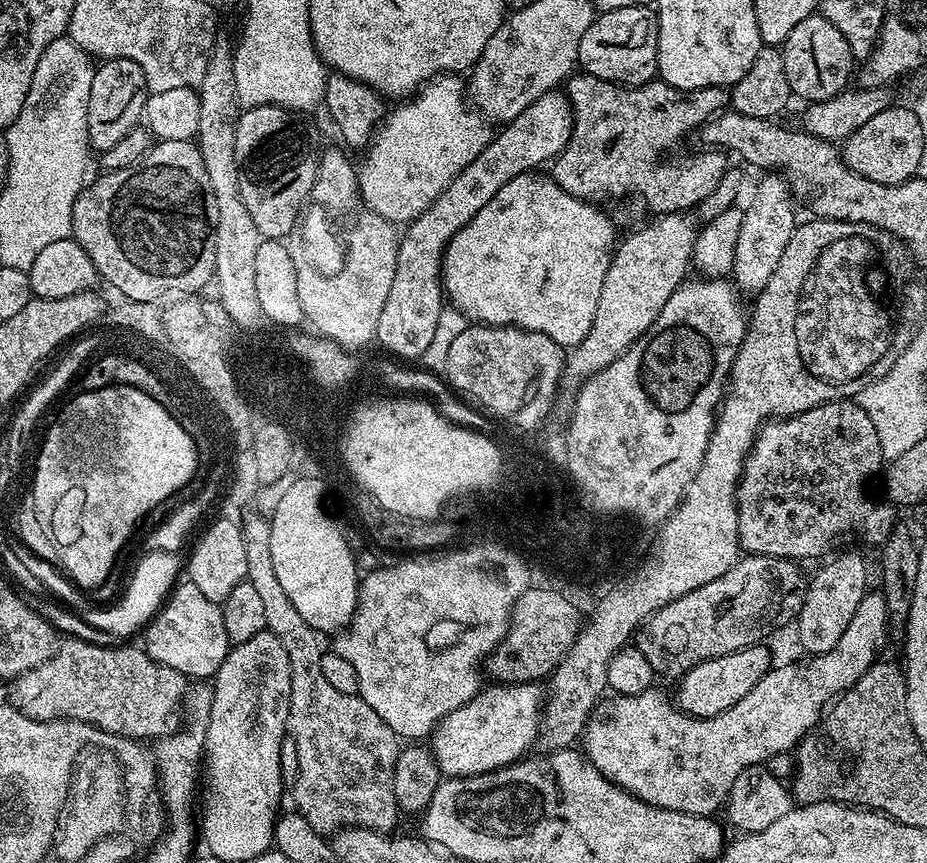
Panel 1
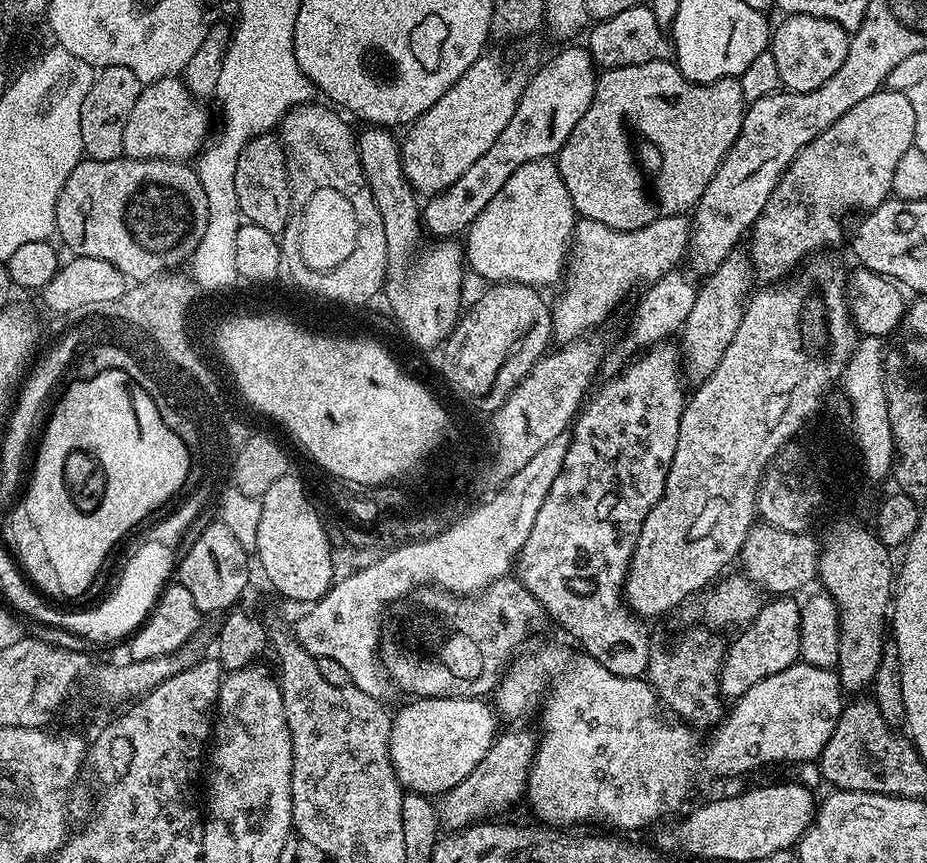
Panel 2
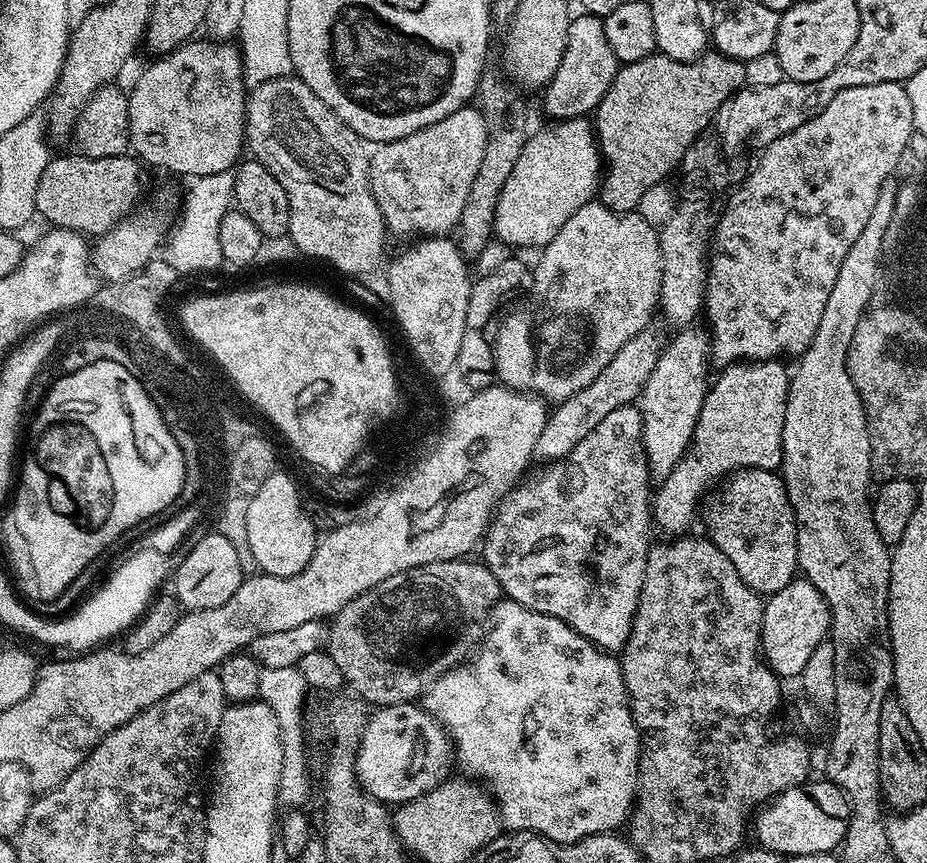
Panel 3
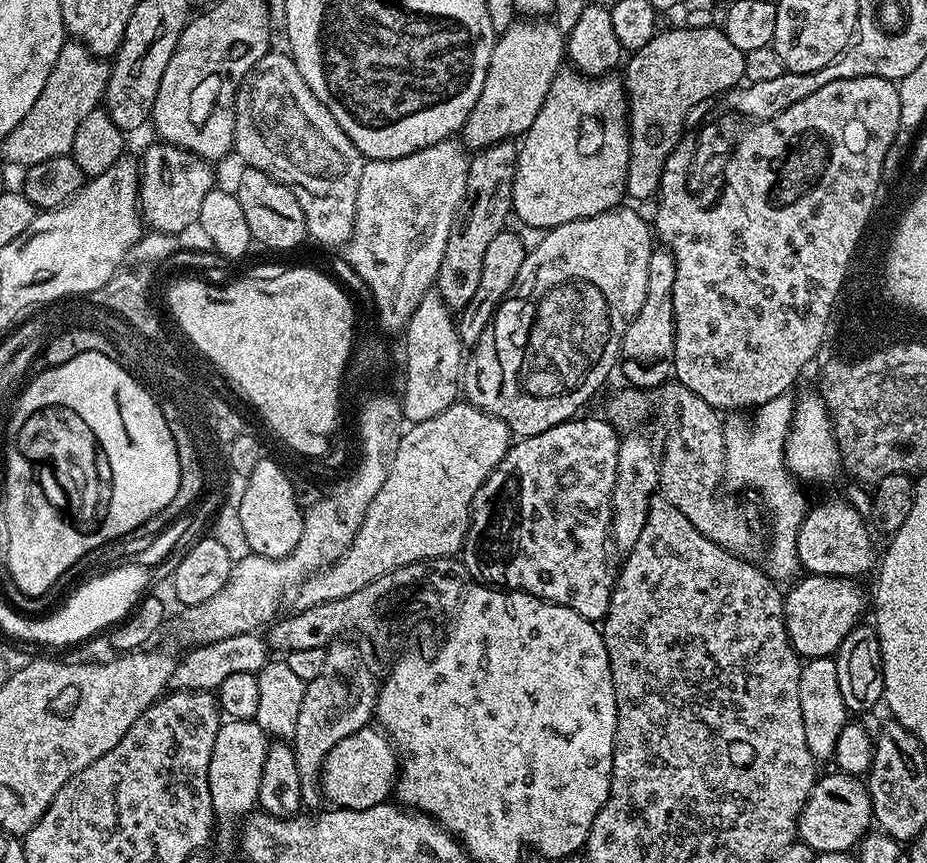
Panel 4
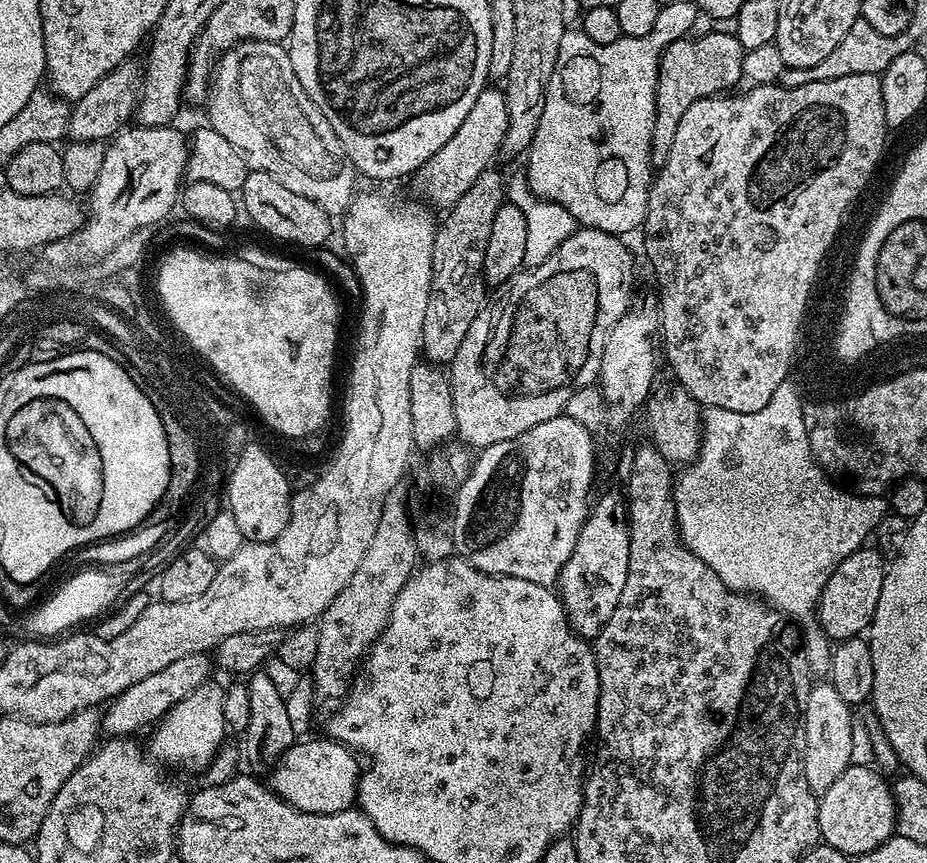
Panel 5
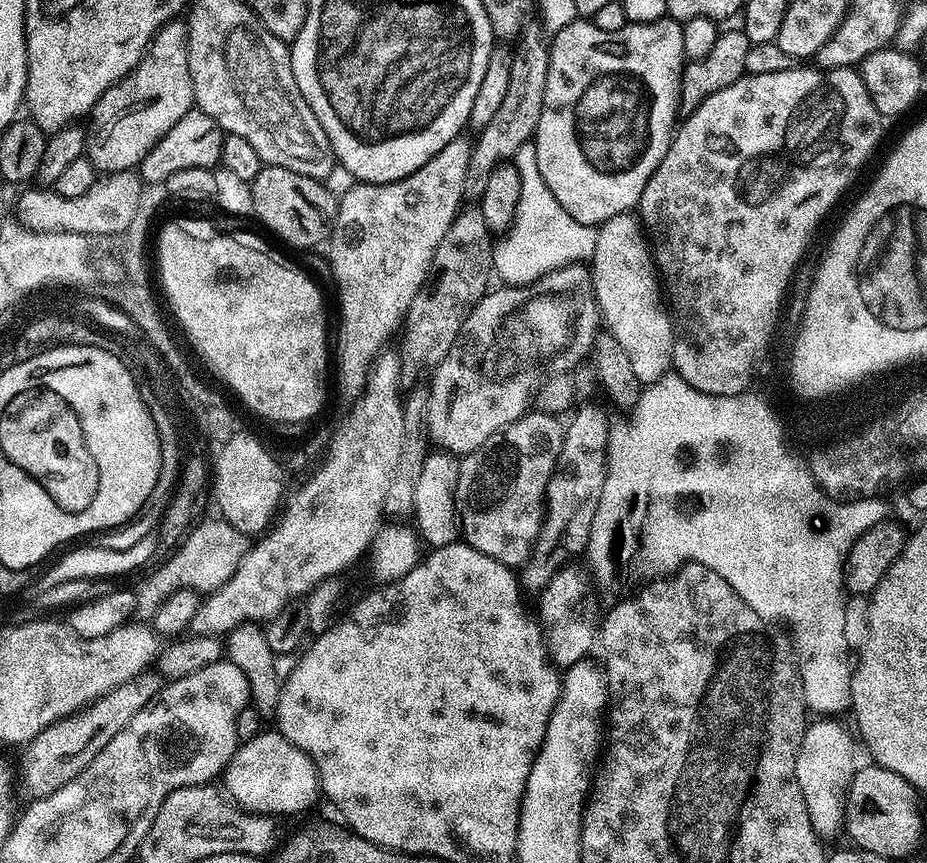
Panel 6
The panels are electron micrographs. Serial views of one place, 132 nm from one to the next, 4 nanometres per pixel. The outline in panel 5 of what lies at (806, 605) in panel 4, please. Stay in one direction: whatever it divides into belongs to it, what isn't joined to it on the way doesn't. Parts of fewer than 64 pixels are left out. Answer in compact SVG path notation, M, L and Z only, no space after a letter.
M865 546L854 550L832 571L820 595L818 619L829 641L839 642L859 637L871 625L874 610L878 606L878 594L882 594L882 582L886 571L886 556L876 548Z

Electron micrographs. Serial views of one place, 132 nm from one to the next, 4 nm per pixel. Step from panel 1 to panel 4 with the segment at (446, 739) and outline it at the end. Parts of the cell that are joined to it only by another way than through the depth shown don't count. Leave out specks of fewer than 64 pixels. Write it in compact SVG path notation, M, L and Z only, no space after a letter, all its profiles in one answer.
M369 726L342 738L320 767L320 790L329 805L350 810L366 810L385 803L393 795L398 775L398 757L392 741L379 727Z

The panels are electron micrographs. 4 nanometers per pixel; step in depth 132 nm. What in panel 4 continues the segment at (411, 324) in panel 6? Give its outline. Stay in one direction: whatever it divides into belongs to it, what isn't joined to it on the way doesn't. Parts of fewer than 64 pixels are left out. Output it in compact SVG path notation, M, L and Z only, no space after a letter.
M500 140L489 148L479 149L469 159L468 177L466 178L466 194L460 204L460 211L456 213L456 221L452 223L450 238L446 238L446 254L442 258L442 266L436 275L435 291L444 300L447 308L463 310L474 298L474 290L478 290L478 281L482 279L482 261L490 242L498 233L505 231L504 224L513 215L512 210L512 183L516 173L516 154L518 148L512 140Z

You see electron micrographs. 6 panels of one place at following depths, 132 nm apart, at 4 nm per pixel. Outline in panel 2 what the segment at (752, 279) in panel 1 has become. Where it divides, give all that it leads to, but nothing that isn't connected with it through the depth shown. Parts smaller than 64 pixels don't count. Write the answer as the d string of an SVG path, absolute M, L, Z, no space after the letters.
M737 250L730 253L726 262L714 270L714 274L703 277L696 291L694 306L679 333L678 352L682 357L682 376L685 381L693 380L693 385L699 386L703 380L710 378L710 374L714 374L714 370L718 370L718 362L722 362L726 346L730 346L730 342L734 342L734 334L738 334L738 326L750 296L750 264L742 252Z

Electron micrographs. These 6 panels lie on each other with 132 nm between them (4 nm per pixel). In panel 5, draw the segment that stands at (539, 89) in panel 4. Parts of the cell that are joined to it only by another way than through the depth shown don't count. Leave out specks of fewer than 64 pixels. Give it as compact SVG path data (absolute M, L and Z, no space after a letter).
M486 86L478 94L478 102L470 106L470 114L462 118L462 126L422 165L415 173L414 181L420 192L429 200L429 205L437 204L441 210L447 210L474 186L482 173L489 171L492 158L501 149L504 135L507 132L507 104L503 91L496 86Z

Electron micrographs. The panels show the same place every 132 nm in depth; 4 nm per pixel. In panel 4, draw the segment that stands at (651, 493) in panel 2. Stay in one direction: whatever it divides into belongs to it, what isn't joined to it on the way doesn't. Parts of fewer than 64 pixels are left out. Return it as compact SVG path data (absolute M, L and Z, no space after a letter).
M573 418L554 426L550 430L542 430L542 434L525 436L517 439L508 452L498 462L498 466L482 482L475 499L472 500L472 521L468 524L468 533L464 539L462 559L464 568L473 581L484 586L495 586L501 590L514 592L529 592L540 600L549 600L555 604L566 606L574 610L574 614L582 614L582 618L593 622L603 621L608 613L612 585L614 583L614 564L608 561L608 548L610 549L610 533L612 530L612 491L614 478L618 474L618 452L621 437L615 428L603 418L597 420L580 420Z

